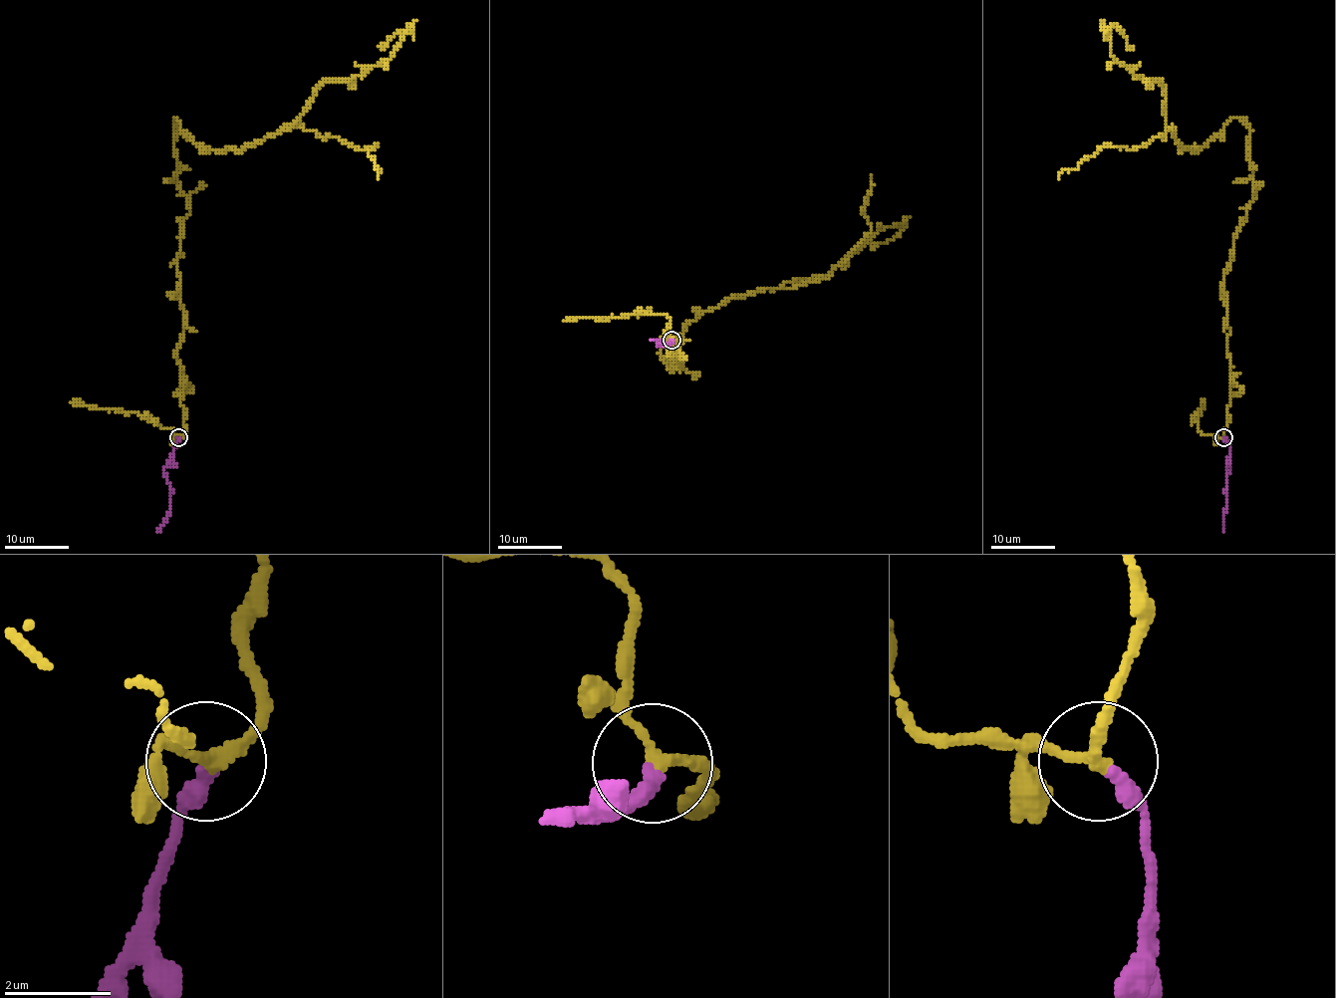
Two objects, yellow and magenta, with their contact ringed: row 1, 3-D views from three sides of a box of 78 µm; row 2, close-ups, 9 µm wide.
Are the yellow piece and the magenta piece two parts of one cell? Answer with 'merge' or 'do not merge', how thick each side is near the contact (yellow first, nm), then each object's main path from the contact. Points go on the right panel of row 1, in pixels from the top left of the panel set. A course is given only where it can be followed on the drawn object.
merge; calibres 220 and 300 nm; course yellow (1222, 437), (1248, 127), (1181, 148), (1165, 89), (1114, 60), (1110, 27), (1134, 47); course magenta (1222, 438), (1229, 445), (1222, 531)

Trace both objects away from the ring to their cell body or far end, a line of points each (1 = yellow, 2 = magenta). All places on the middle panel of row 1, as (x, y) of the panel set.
1: (672, 339), (678, 370), (669, 347), (690, 321), (826, 276), (886, 226), (904, 226), (872, 250)
2: (672, 339), (668, 346), (658, 346), (665, 343), (652, 339)

